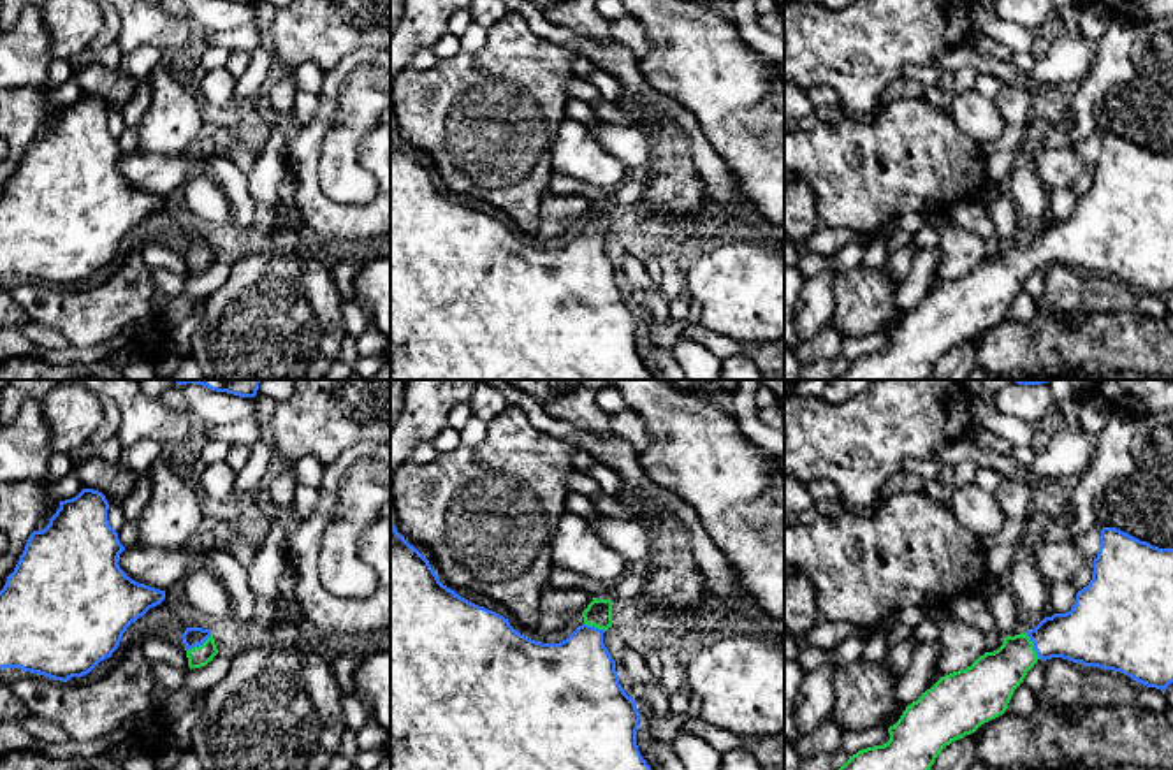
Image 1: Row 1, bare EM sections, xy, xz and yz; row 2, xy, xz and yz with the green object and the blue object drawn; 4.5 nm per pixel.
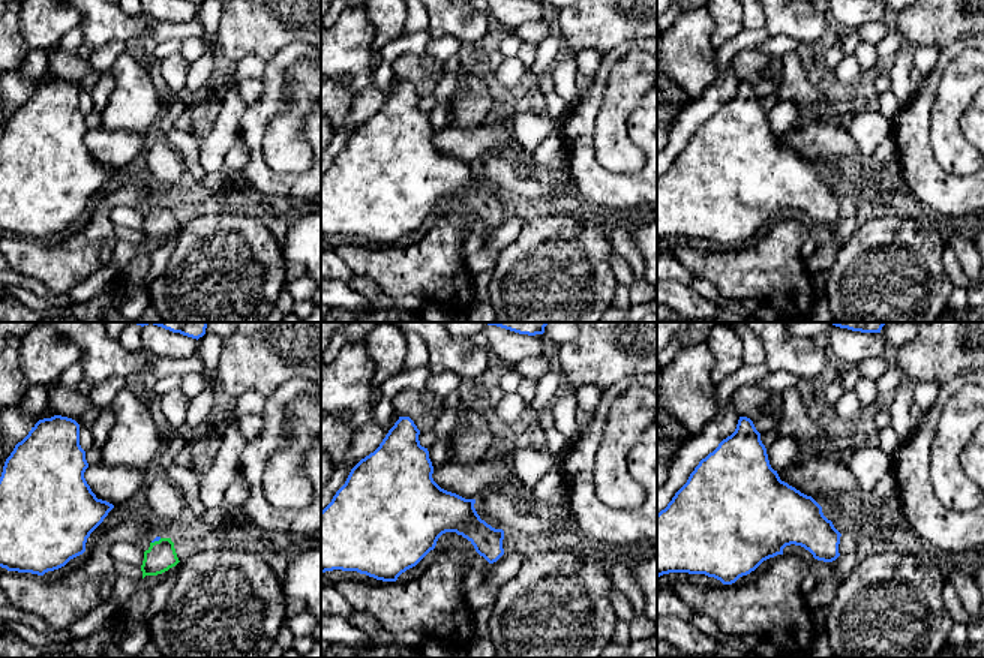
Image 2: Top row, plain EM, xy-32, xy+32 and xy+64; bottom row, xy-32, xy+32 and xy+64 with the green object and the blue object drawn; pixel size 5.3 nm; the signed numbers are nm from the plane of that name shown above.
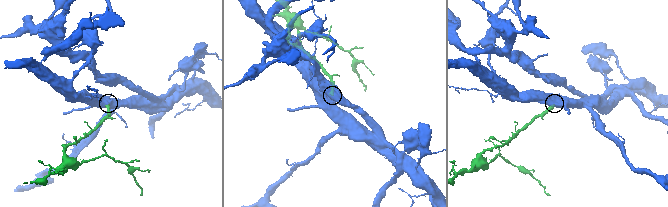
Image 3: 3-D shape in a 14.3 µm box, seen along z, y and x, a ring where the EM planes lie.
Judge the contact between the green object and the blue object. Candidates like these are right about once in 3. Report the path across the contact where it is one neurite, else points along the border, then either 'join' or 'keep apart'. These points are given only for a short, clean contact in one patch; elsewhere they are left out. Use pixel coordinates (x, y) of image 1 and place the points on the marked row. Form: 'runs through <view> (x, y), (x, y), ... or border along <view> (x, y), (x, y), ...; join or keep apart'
runs through yz (990, 681), (1024, 649), (1033, 646), (1052, 637), (1085, 633); join

